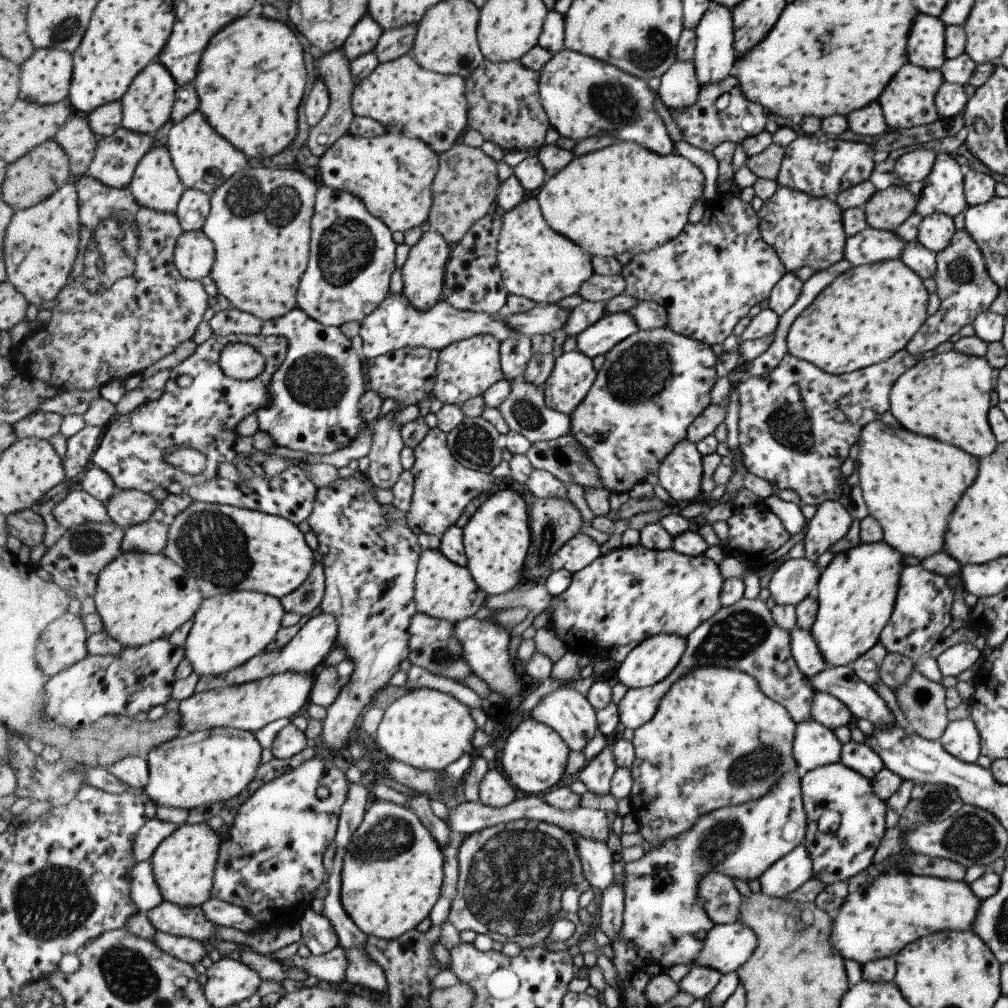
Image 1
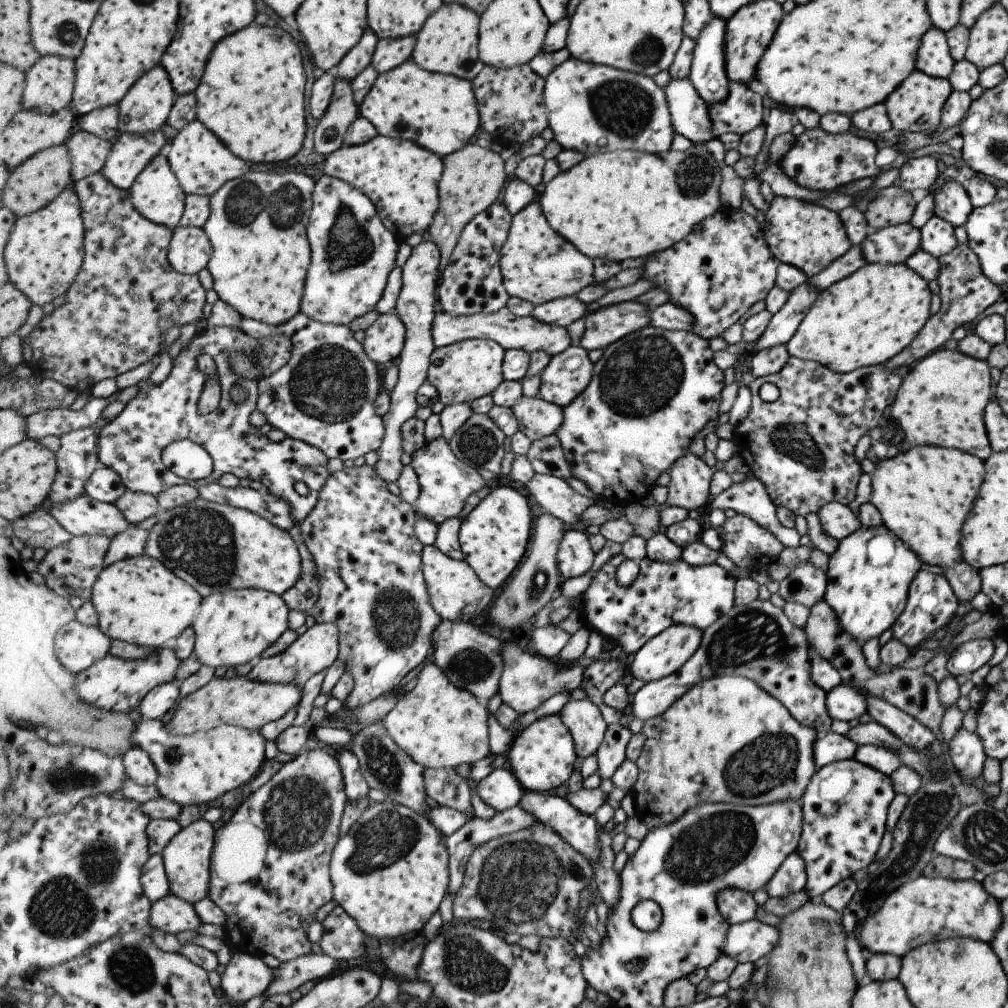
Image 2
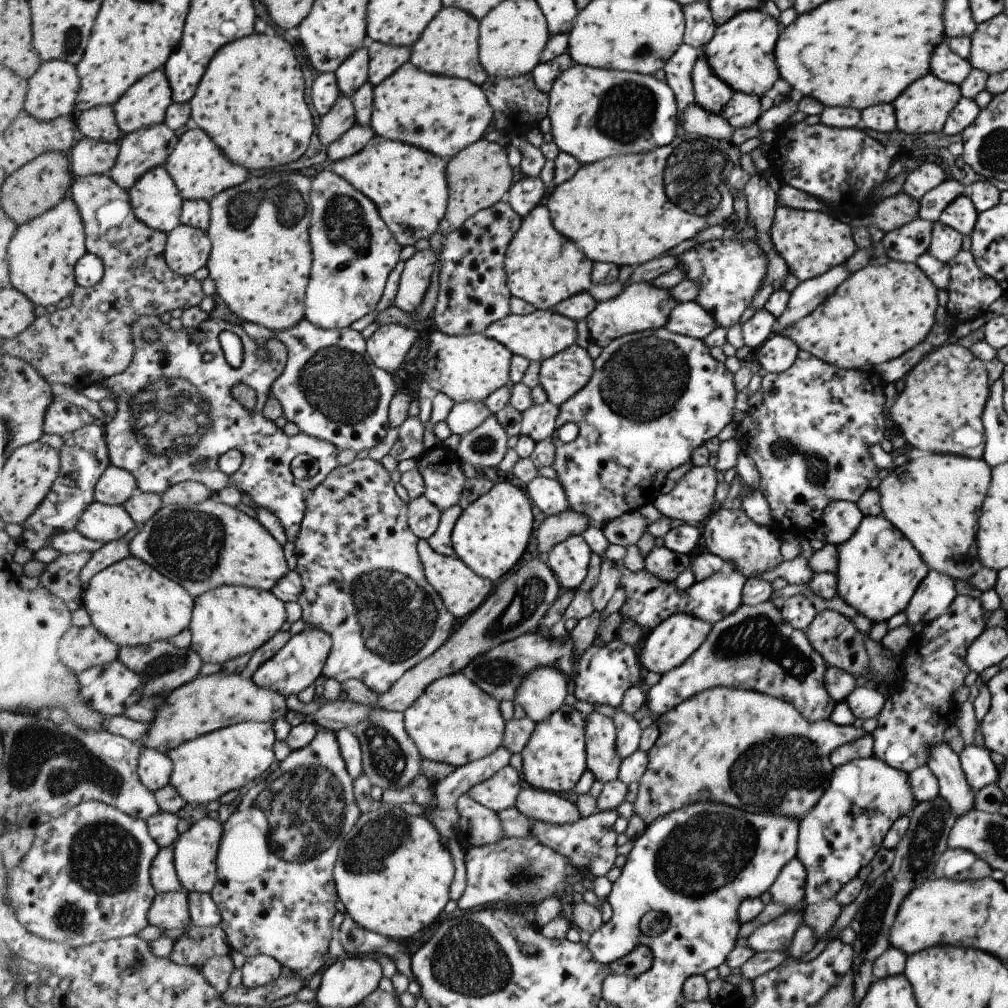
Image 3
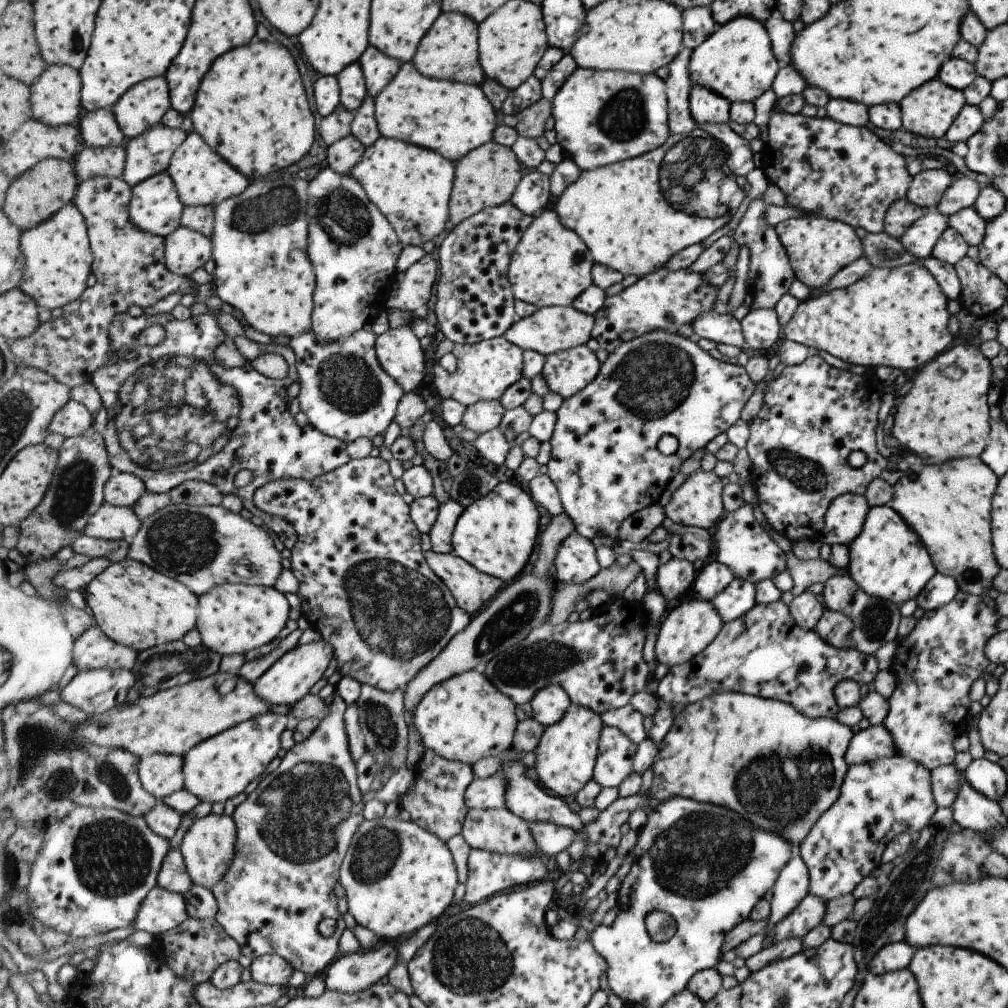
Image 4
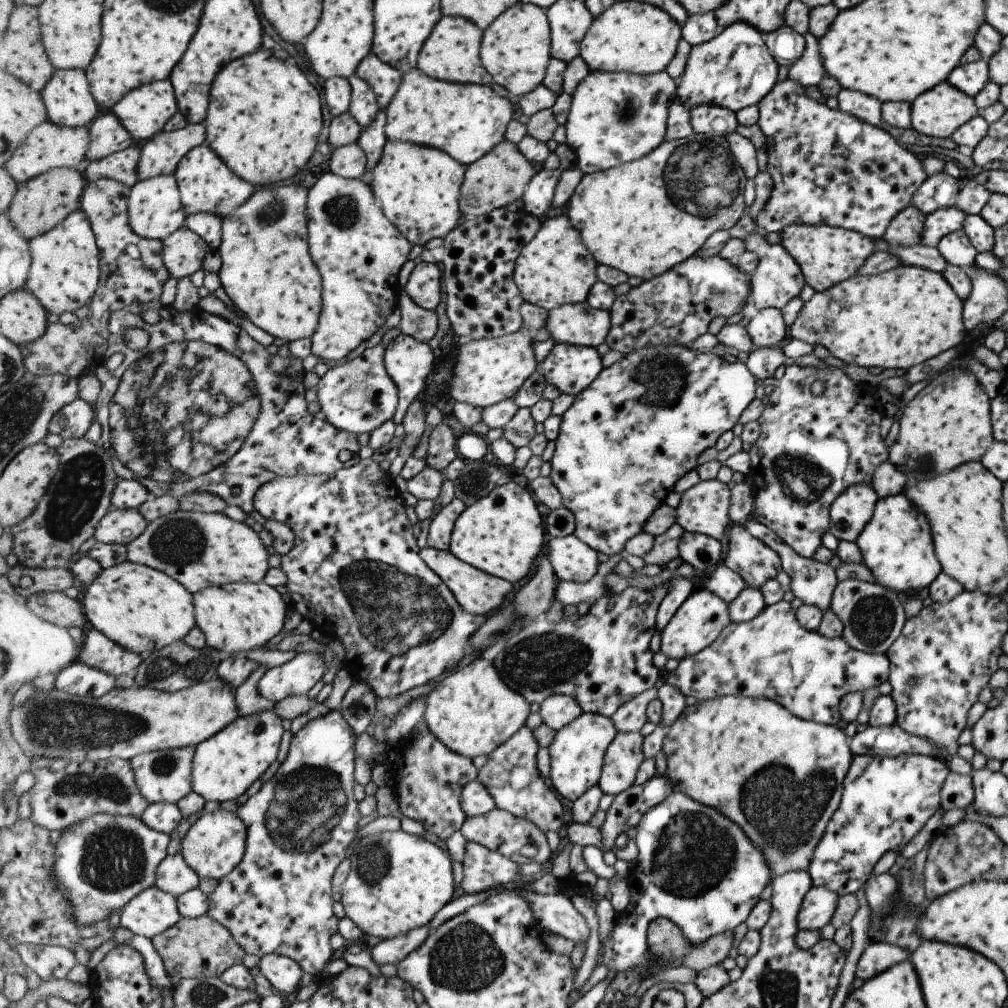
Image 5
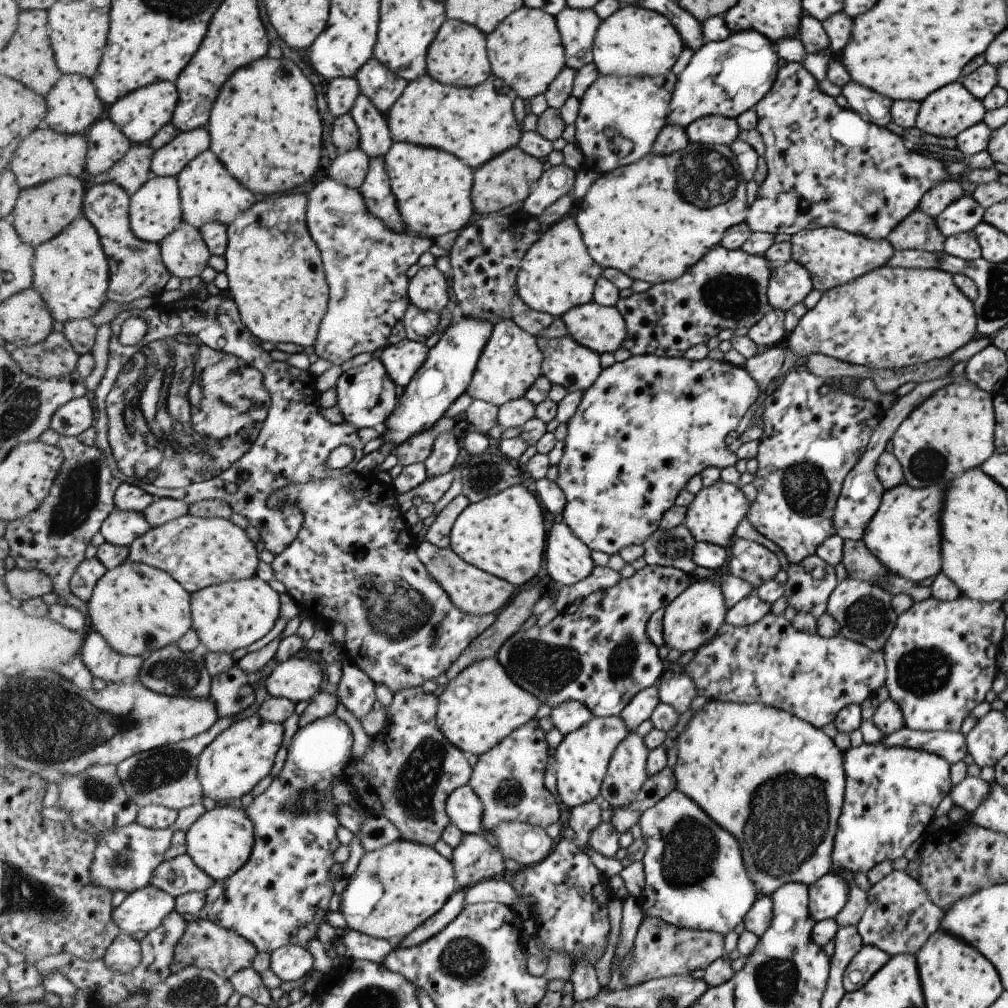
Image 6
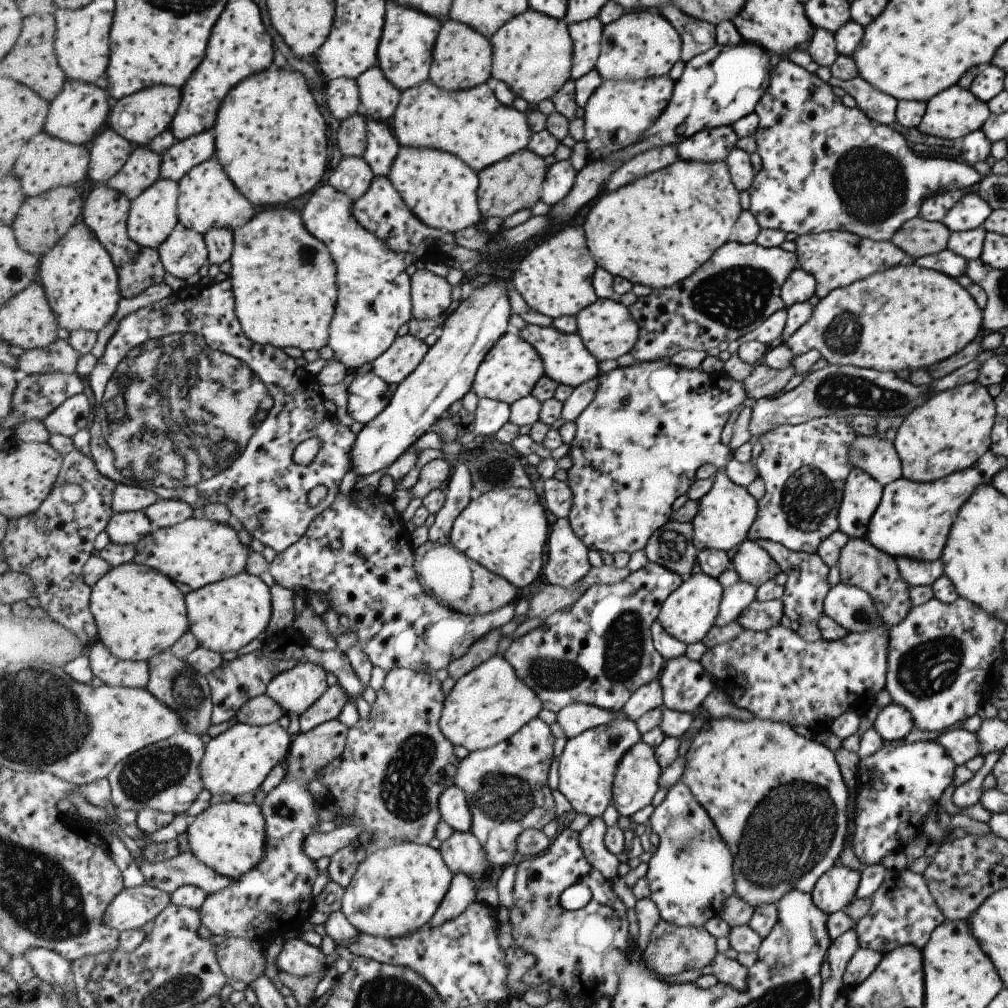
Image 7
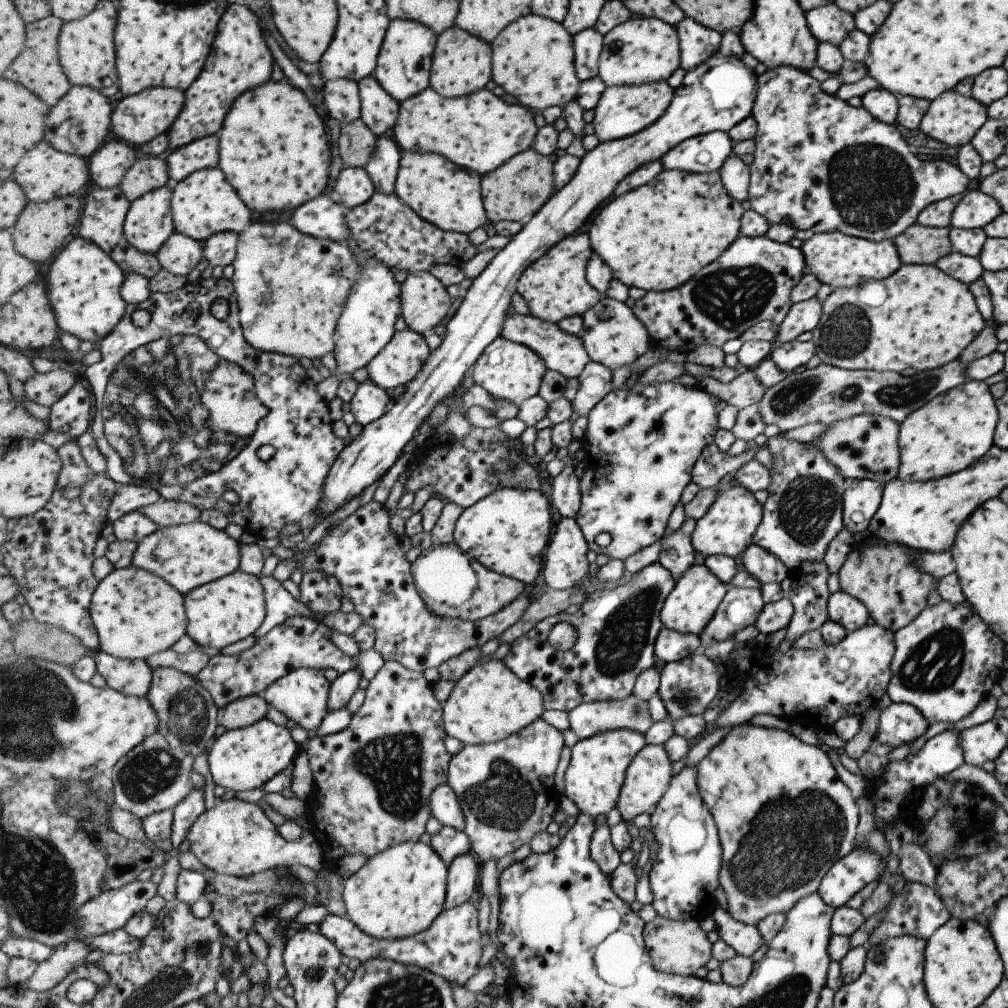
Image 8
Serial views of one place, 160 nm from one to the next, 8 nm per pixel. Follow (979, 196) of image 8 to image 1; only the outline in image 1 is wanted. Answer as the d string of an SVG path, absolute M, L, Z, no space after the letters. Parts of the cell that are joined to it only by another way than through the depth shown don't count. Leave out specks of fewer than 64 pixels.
M867 227L846 237L843 259L851 267L899 259L905 245L894 232Z

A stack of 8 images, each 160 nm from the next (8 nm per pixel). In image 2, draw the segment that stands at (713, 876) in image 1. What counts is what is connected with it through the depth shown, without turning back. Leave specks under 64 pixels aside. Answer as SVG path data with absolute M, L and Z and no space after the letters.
M724 889L719 892L718 906L720 913L732 924L738 925L755 918L757 905L753 901L752 893L739 889Z

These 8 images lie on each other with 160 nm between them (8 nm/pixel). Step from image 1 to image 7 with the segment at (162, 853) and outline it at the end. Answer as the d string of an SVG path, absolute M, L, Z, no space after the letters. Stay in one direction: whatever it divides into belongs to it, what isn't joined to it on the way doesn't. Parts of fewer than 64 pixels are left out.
M229 801L215 803L191 819L187 832L190 850L209 868L230 879L249 873L266 857L268 834L261 806Z

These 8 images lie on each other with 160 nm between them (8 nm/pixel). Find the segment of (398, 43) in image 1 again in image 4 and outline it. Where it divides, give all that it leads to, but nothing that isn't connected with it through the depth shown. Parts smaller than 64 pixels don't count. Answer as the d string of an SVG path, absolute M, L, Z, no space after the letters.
M371 44L358 62L364 72L369 94L375 98L385 90L402 67L400 60L387 56Z

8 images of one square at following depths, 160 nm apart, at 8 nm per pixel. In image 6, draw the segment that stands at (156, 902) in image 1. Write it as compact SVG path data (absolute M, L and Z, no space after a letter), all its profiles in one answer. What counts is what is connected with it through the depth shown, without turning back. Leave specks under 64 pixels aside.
M189 853L179 855L173 860L163 860L148 882L148 885L166 890L175 898L191 891L205 893L215 884L218 882L199 868Z

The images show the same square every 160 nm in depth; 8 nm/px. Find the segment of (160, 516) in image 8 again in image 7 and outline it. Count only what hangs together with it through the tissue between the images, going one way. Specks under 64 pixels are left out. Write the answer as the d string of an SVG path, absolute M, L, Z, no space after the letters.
M159 499L145 511L154 530L174 527L194 516L196 509L183 499Z

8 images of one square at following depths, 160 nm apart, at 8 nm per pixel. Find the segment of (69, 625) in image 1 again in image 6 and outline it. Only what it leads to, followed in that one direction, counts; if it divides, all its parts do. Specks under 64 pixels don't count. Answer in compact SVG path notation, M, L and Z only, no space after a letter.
M89 631L86 641L79 652L95 678L103 679L107 684L139 680L144 657L121 654L97 631Z

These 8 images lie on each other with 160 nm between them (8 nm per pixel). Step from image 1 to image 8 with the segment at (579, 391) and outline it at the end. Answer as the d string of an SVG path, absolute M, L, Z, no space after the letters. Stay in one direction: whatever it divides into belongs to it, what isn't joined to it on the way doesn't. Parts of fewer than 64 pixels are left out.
M513 308L506 314L502 337L531 347L537 354L542 355L548 370L561 372L568 379L579 378L586 366L592 361L590 353L586 349L586 343L579 335L569 334L558 324L543 320L531 313L528 315L519 314Z

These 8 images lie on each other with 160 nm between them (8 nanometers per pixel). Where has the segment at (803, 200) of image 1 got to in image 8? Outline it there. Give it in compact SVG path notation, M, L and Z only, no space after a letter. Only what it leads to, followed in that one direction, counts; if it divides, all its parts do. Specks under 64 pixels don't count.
M837 231L813 233L810 238L802 241L799 249L805 255L805 271L815 276L820 284L835 289L846 289L862 282L887 278L901 265L892 239L875 242Z

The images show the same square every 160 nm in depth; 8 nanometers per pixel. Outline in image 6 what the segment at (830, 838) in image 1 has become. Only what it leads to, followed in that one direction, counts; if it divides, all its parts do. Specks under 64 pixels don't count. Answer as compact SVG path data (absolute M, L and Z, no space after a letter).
M862 743L855 748L848 748L842 756L842 765L844 770L844 799L843 806L838 816L838 825L836 826L836 833L833 837L833 846L831 853L831 871L835 873L838 868L849 870L853 874L856 872L866 873L870 868L883 861L894 861L895 859L904 856L905 849L913 842L922 838L927 831L930 821L933 819L933 812L937 808L937 804L943 800L943 797L950 791L949 780L949 763L943 760L939 755L914 748L907 748L902 746L885 746L883 743L867 744Z

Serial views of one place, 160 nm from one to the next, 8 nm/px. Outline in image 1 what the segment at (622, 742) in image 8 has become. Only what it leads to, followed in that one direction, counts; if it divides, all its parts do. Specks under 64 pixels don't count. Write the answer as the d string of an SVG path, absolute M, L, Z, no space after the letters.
M525 716L525 720L506 738L502 748L501 770L515 787L527 794L546 794L566 773L572 749L566 739L547 723Z

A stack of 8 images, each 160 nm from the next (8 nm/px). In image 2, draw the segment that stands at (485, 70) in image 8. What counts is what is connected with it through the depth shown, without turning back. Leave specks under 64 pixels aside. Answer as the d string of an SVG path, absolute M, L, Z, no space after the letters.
M457 3L445 4L428 19L413 53L413 60L425 70L466 78L471 82L482 73L486 64L479 60L479 17L471 7Z

